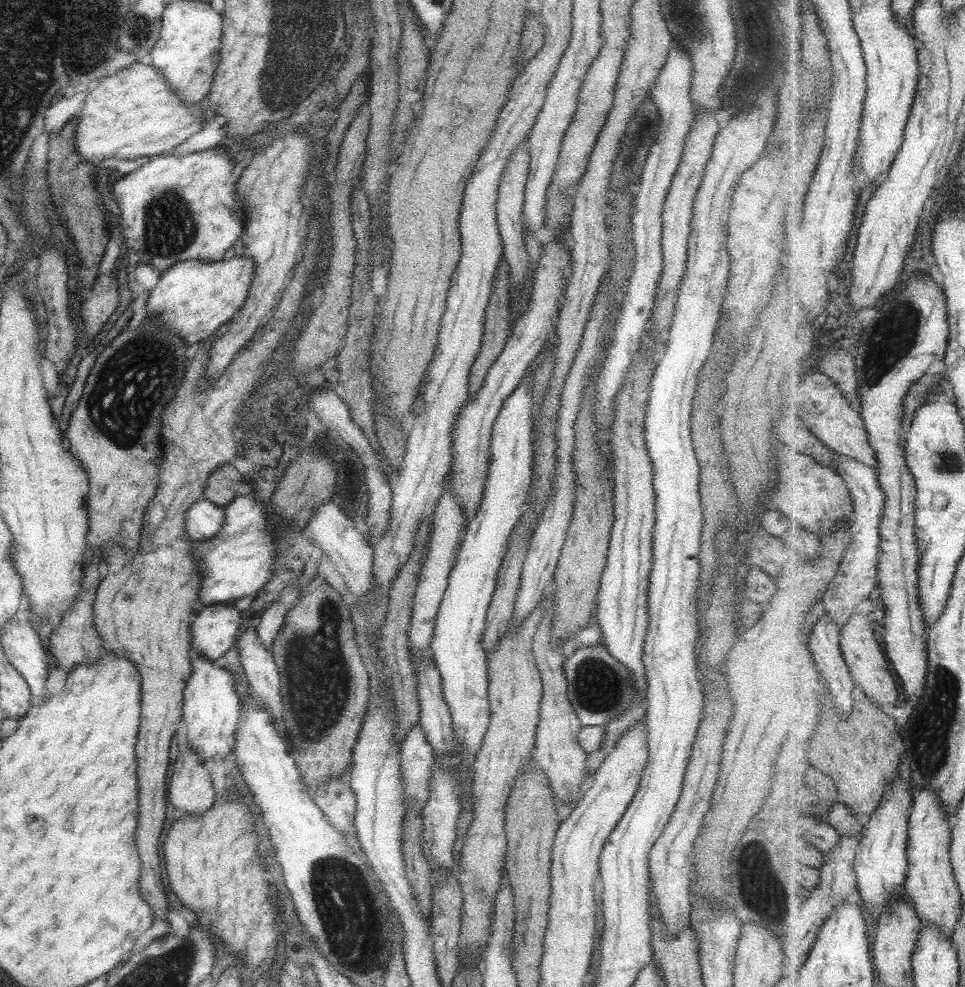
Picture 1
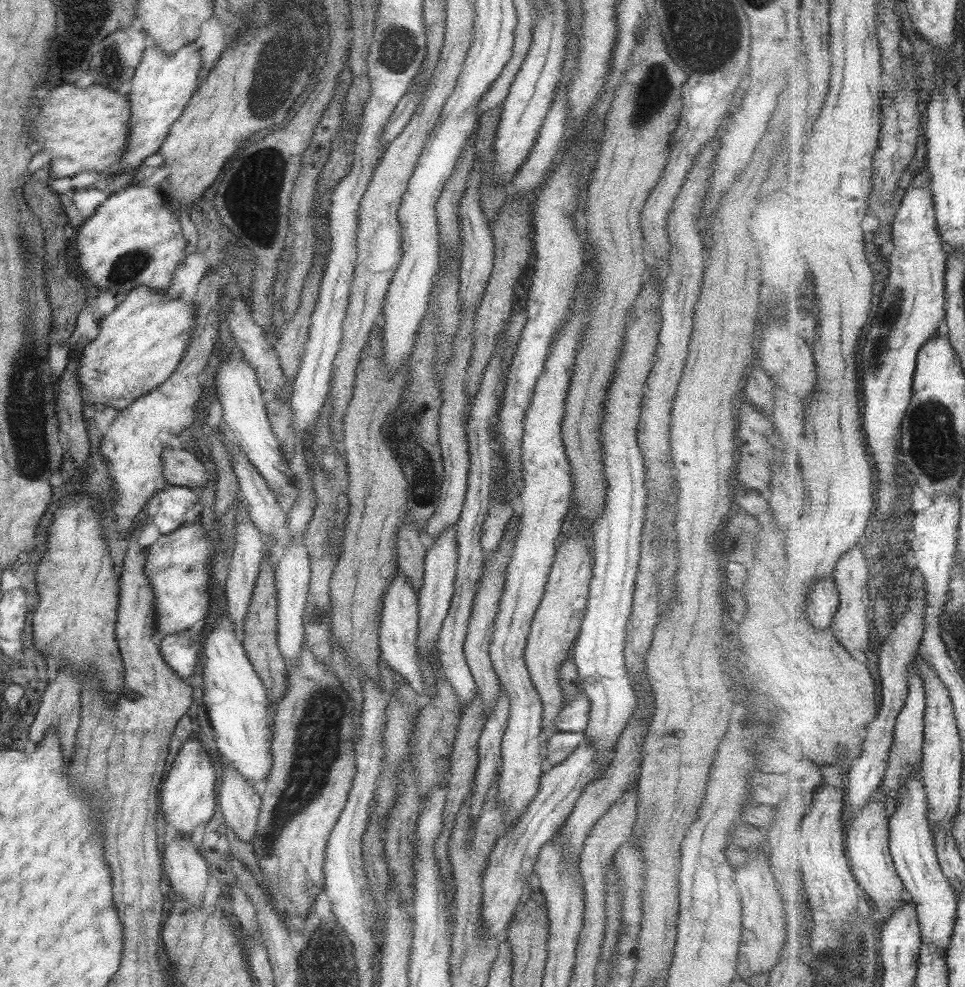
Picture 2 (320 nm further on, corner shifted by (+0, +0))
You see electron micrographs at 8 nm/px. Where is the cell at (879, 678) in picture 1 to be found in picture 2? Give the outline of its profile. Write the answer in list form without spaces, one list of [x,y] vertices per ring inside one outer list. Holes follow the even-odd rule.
[[[860,544],[855,545],[840,558],[832,574],[840,591],[840,608],[830,627],[849,652],[852,650],[864,652],[871,646],[869,576],[871,576],[871,570],[869,570],[869,564],[865,560],[865,554],[863,554]]]

